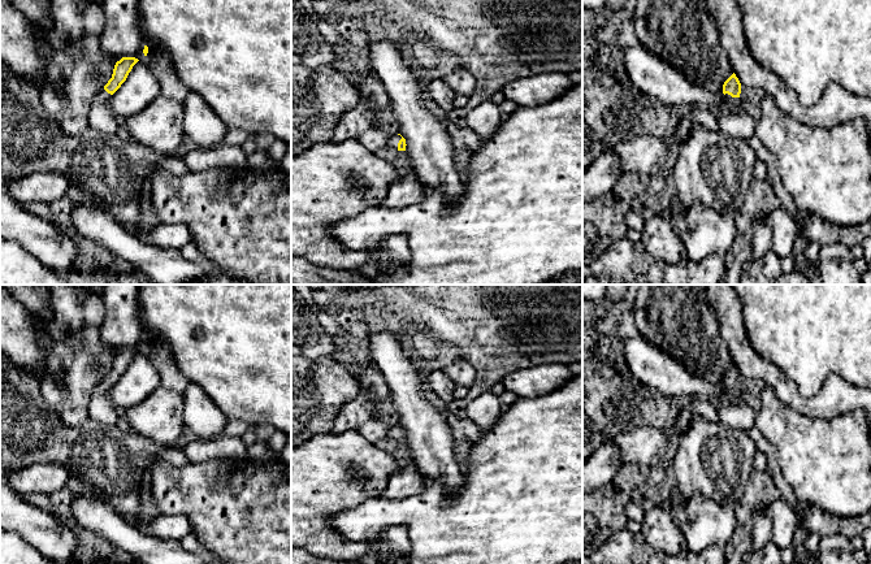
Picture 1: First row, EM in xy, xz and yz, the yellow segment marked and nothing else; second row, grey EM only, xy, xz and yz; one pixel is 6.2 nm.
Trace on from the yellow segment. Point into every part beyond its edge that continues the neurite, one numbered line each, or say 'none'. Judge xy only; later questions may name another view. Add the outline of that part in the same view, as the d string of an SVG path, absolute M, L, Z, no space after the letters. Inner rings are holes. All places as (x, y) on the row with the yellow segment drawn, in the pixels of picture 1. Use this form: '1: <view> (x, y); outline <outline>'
1: xy (102, 118); outline M103 90L90 110L90 130L108 134L116 134L121 120L116 117L109 105L112 95Z

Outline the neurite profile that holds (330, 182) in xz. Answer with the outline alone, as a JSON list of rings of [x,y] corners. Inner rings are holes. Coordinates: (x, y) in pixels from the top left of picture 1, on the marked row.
[[[355,139],[313,146],[291,156],[291,257],[337,270],[358,272],[368,266],[374,255],[347,250],[335,240],[330,227],[369,207],[382,204],[389,186],[400,174],[391,162]]]

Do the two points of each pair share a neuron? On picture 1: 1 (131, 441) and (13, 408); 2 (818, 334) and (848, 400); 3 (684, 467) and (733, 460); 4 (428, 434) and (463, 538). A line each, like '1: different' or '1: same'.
1: same
2: different
3: same
4: different

